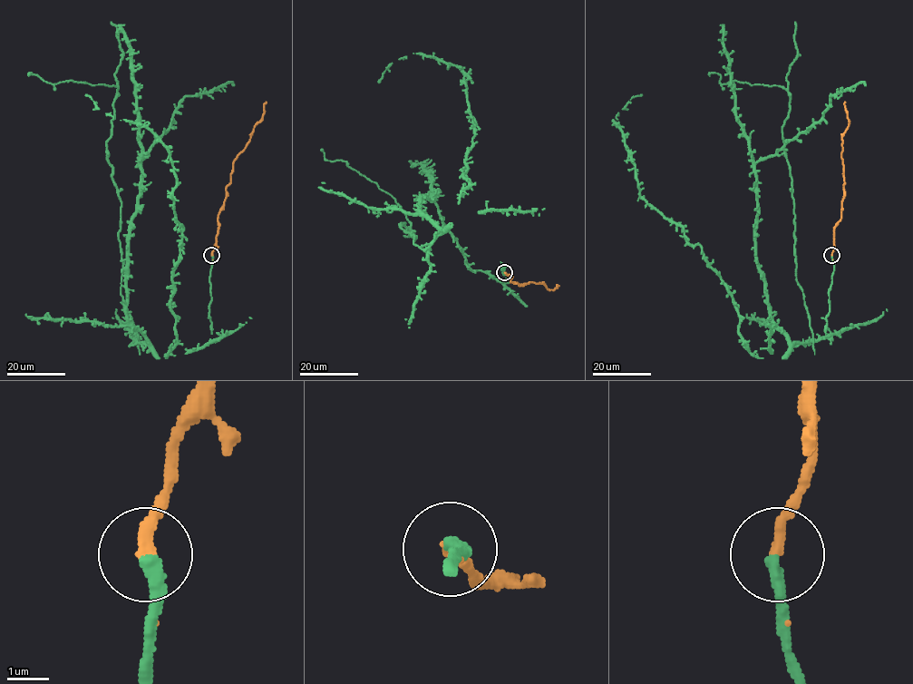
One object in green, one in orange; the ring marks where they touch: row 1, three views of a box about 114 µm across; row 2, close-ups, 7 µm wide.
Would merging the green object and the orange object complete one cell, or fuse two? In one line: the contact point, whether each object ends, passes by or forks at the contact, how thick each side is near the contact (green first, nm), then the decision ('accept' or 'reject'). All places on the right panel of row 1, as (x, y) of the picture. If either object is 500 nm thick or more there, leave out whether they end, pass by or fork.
(831, 255) | green ends | orange ends | 320/300 nm | accept

